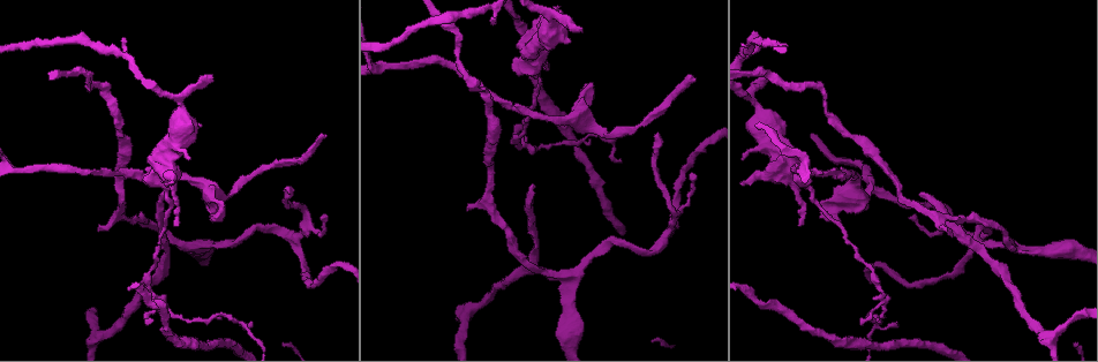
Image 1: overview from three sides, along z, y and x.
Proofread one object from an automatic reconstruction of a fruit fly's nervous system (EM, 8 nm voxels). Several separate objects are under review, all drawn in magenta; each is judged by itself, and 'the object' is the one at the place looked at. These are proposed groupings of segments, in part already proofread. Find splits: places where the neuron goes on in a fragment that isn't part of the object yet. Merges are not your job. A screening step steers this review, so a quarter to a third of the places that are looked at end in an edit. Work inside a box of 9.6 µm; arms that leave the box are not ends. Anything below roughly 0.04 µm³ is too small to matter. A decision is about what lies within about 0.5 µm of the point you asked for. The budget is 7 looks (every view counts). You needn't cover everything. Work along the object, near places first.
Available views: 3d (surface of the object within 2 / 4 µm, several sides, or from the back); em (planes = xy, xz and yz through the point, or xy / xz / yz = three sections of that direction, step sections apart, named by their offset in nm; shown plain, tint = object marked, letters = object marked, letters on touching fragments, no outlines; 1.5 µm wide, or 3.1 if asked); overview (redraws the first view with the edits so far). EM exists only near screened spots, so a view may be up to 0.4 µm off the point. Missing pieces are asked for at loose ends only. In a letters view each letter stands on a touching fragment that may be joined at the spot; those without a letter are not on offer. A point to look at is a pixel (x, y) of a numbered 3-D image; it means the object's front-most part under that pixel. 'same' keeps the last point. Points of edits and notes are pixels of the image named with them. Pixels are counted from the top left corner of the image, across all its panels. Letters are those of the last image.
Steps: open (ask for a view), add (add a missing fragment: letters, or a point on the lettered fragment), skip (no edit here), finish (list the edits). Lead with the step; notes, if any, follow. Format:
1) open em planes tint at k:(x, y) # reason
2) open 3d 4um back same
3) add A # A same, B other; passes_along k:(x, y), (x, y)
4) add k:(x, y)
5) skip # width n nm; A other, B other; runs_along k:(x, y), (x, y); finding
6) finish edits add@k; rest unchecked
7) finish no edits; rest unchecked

open em planes plain at 1:(97, 230) # an open end

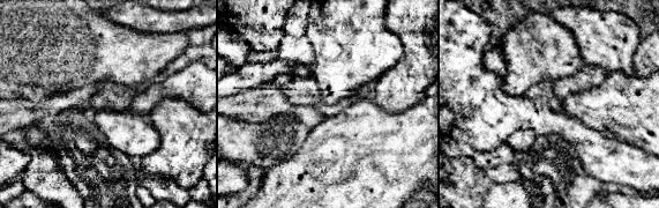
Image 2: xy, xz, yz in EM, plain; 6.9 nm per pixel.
open em planes letters same

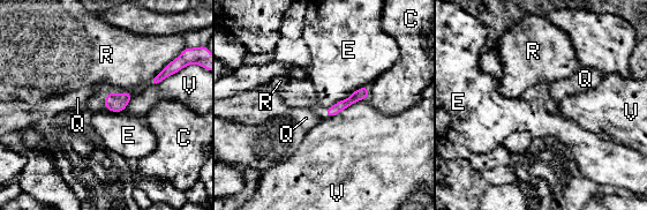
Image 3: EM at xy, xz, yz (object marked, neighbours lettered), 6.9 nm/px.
skip # C other, E other, Q other, R other, V other; border 3:(369, 85), (326, 109); no lettered fragment goes on from it

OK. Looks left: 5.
open em planes letters at 1:(918, 195) # an open end

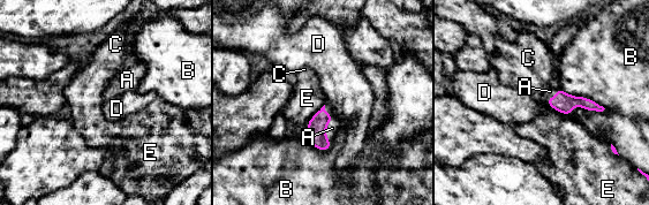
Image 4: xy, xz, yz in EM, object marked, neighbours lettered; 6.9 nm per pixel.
add A # A same, B other, C other, D other, E other; passes_along 4:(317, 126), (329, 122), (332, 128); the neuron continues

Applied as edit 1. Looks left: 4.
open 3d 4um back at 1:(493, 19) # tapers out

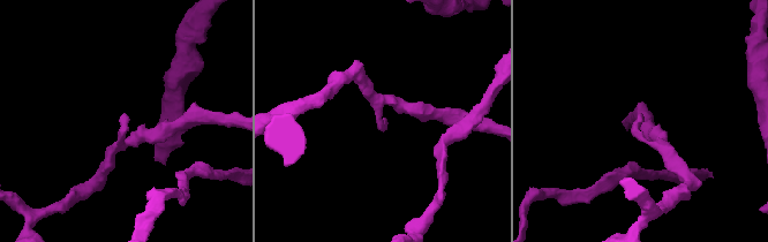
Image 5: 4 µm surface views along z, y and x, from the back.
open em planes letters at 5:(639, 115) # shape alone is not enough

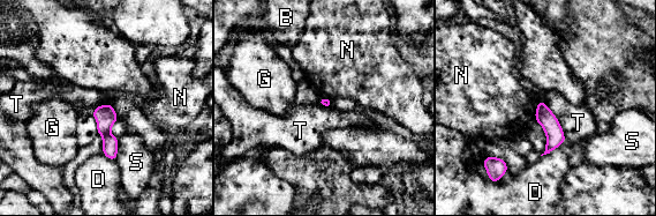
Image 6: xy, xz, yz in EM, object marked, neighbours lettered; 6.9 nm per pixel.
skip # B other, D other, G other, N other, S other, T other; border 6:(541, 101), (556, 117), (566, 140); none of them fits

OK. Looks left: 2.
finish edits add@4; rest unchecked

